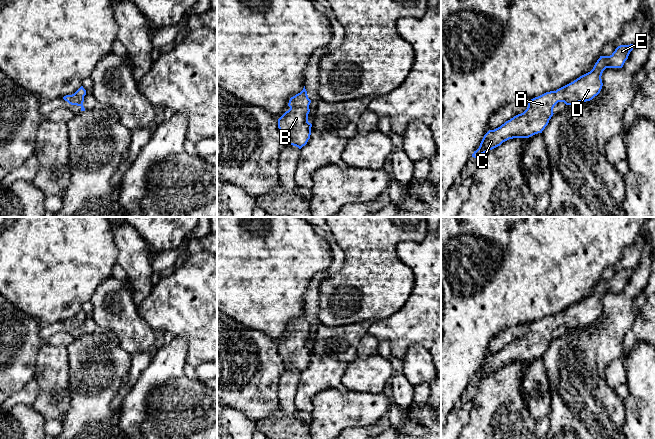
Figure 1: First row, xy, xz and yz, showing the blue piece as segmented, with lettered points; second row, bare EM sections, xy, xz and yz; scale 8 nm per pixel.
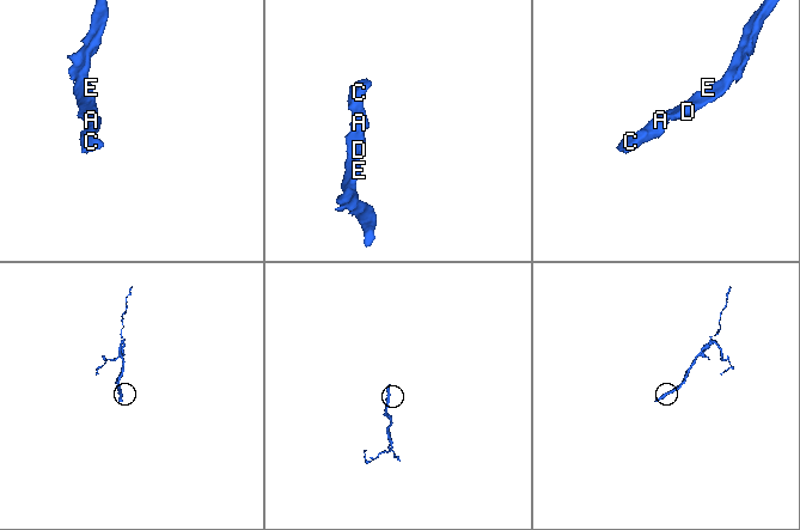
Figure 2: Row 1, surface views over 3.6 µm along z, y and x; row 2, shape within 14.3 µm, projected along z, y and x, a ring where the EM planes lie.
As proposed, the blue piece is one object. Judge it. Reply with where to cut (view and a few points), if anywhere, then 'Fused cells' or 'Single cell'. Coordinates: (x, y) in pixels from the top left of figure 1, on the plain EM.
No split. Single cell

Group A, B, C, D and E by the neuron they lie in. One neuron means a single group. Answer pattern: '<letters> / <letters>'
A B C D E

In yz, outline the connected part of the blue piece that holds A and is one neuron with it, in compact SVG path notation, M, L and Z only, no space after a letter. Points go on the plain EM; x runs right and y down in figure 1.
M634 268L618 270L610 280L600 280L590 296L556 315L546 316L528 324L528 331L523 337L484 359L472 381L479 382L509 363L529 362L542 357L553 340L553 332L558 326L572 329L592 324L602 313L603 295L606 292L622 292L633 271Z

